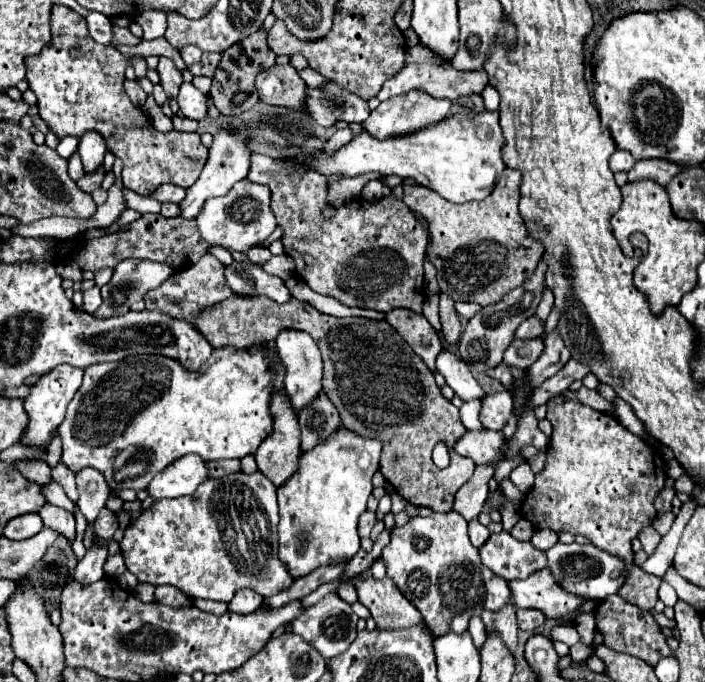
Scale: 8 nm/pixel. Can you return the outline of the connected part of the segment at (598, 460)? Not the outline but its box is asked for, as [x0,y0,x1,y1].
[520,394,666,564]

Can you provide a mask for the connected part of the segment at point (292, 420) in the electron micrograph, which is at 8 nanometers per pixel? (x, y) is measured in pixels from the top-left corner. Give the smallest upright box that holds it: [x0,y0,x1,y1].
[254,394,300,486]

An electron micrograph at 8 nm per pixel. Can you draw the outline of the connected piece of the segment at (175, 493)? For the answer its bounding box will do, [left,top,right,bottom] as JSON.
[146,454,208,500]

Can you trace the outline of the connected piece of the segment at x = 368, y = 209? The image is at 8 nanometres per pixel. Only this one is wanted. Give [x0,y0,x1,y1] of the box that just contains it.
[248,154,428,312]

